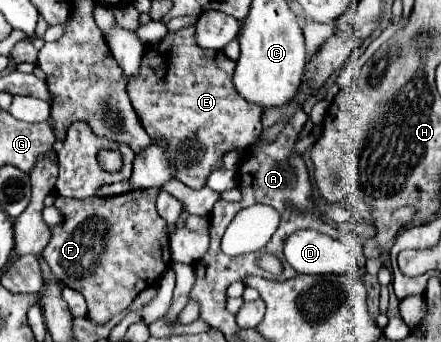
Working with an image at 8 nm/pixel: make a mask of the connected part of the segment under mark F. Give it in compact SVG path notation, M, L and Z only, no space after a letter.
M133 190L113 198L97 198L89 196L87 200L75 198L55 198L55 208L63 214L63 224L51 226L51 240L43 250L43 256L53 272L65 286L77 290L87 300L87 318L93 324L107 324L111 316L125 312L135 296L157 282L167 270L167 254L169 254L169 236L167 224L161 220L155 208L159 190Z

